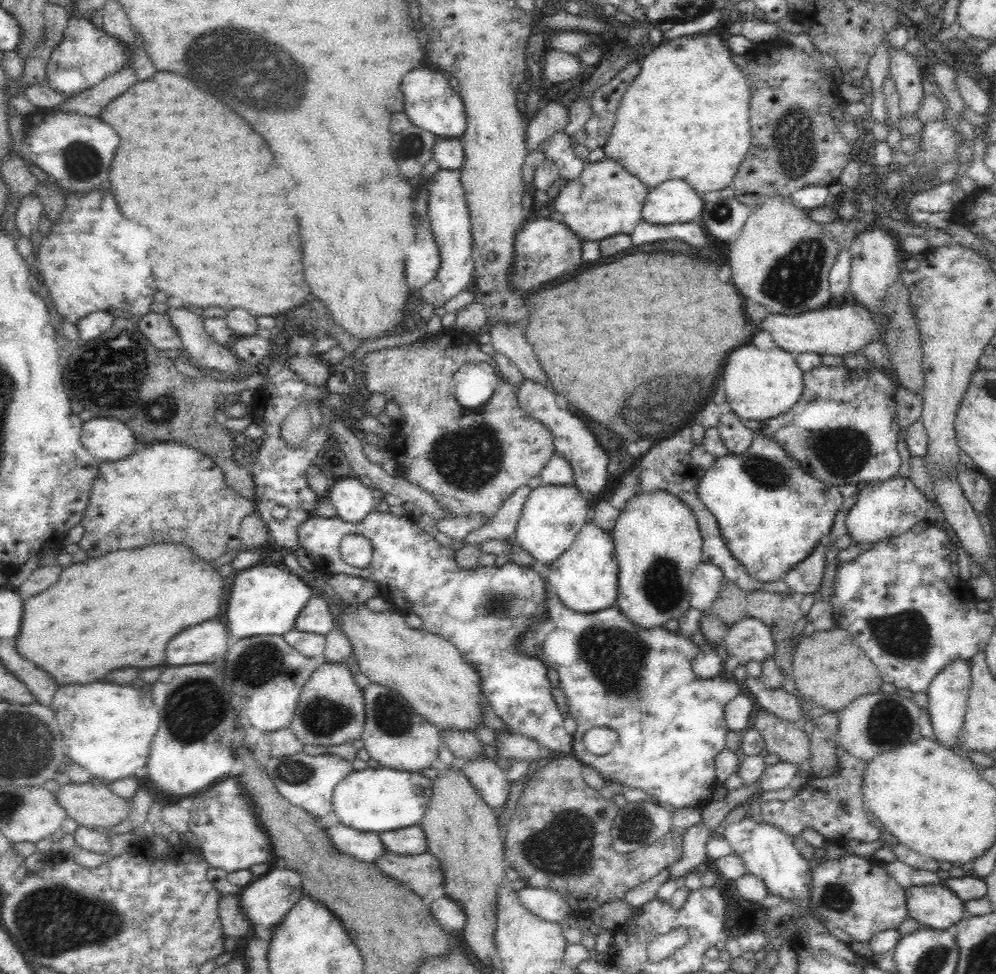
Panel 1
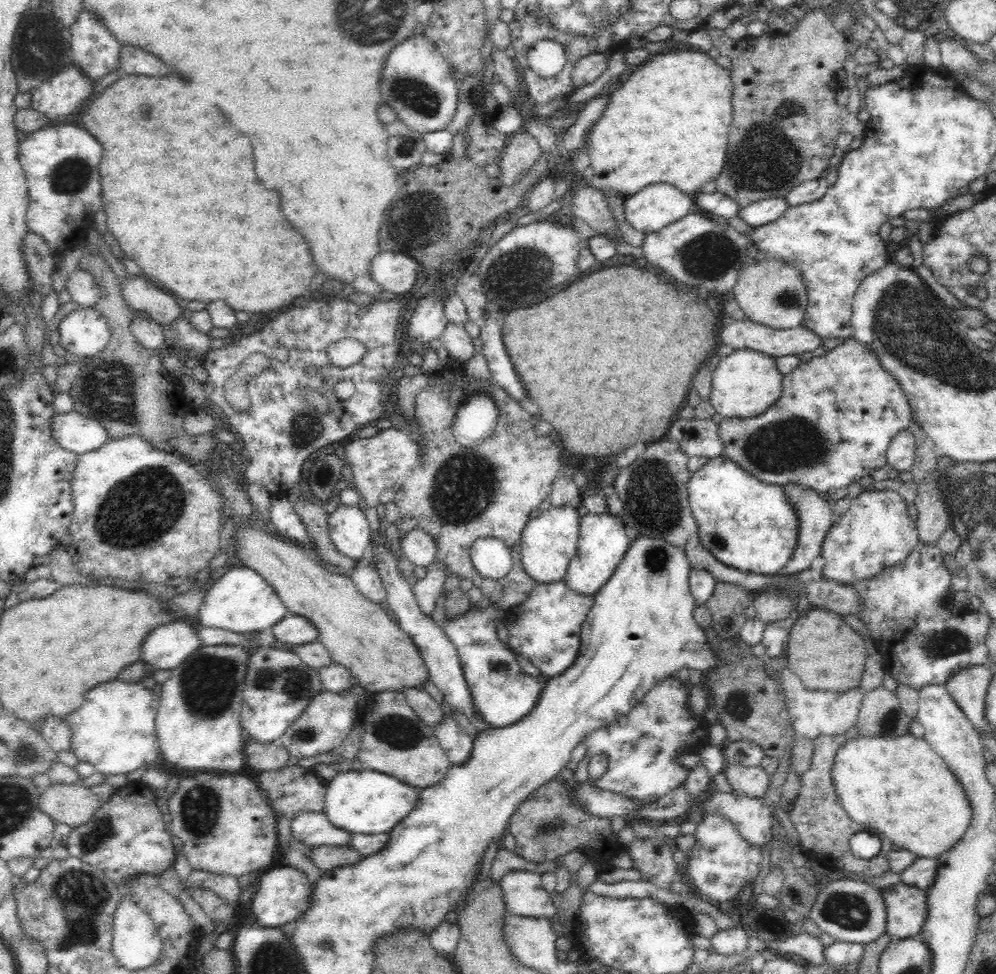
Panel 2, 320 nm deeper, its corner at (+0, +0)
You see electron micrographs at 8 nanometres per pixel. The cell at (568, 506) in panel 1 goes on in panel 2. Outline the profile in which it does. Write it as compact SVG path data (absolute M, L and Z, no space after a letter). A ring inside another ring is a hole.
M572 505L551 507L526 523L521 534L521 563L537 583L562 581L568 564L576 556L580 515Z

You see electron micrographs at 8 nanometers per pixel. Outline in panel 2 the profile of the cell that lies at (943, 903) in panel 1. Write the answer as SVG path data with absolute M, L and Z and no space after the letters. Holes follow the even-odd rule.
M902 882L880 890L886 905L885 934L892 939L917 938L926 920L926 893Z

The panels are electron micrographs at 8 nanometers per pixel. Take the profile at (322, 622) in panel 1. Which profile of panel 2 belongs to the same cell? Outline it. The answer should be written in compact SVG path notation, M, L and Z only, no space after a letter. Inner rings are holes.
M286 614L271 628L274 639L279 644L304 645L317 641L318 629L304 616Z

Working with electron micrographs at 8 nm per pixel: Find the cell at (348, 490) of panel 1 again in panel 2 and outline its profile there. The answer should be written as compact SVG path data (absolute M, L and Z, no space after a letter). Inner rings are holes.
M362 504L356 506L338 505L338 509L329 514L328 524L332 545L339 553L355 561L359 561L366 556L371 544L372 530L368 525L368 521L366 521Z

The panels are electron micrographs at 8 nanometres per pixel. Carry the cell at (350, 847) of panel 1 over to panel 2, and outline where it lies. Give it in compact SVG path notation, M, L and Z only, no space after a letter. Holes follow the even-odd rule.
M302 810L290 819L291 836L306 844L306 846L346 846L350 833L336 828L328 821L323 811L306 812Z

